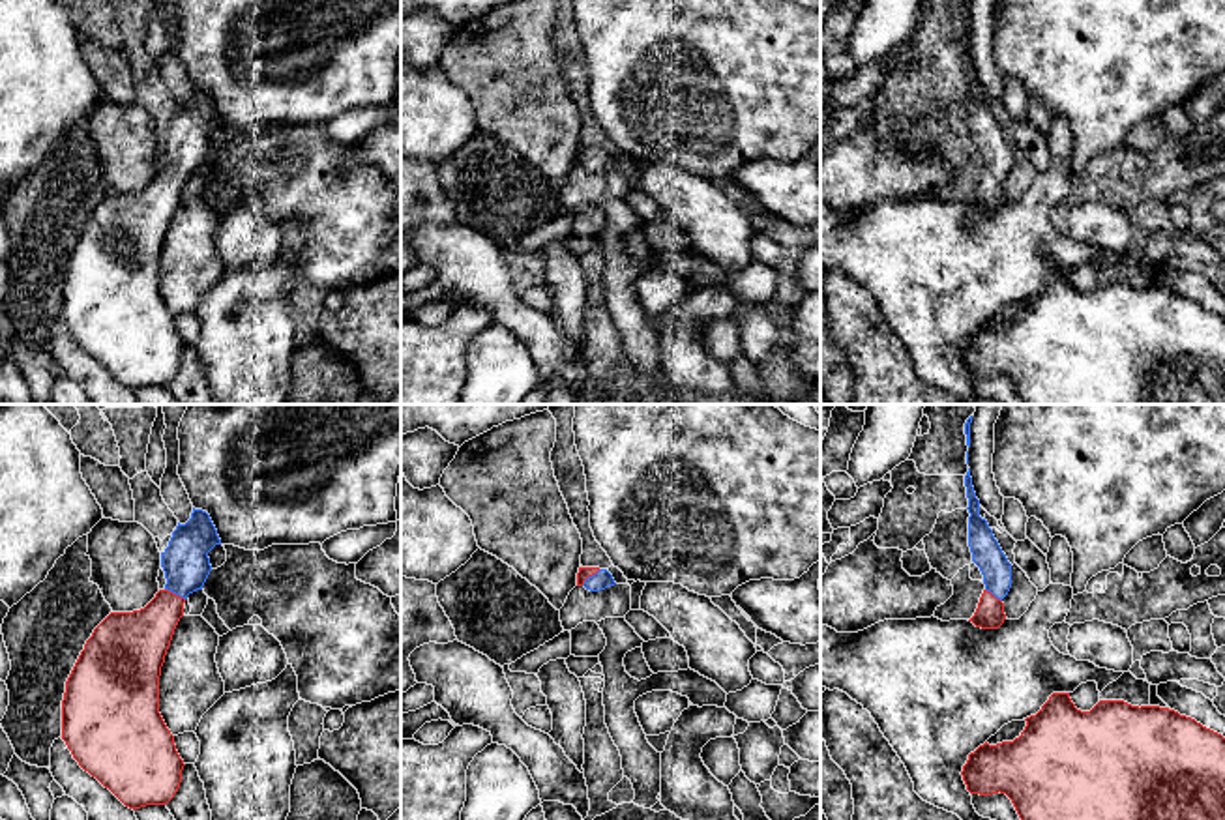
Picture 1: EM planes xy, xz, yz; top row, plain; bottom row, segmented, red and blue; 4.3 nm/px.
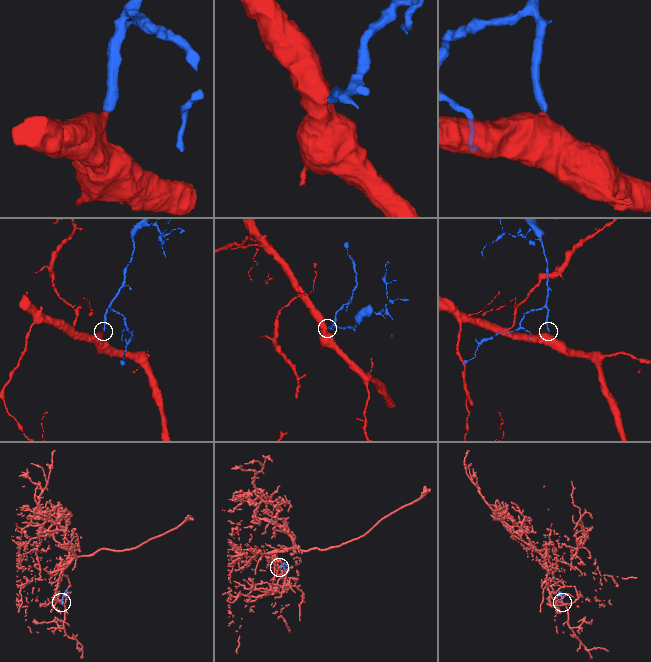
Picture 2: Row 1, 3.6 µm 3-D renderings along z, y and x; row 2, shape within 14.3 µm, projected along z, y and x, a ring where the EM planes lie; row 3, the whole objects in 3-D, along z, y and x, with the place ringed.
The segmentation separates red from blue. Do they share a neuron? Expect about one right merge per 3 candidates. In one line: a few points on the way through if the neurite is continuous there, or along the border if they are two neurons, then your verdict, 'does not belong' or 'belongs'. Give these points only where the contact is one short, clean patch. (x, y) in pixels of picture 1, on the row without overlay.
way xy (139, 219), (158, 201), (175, 175), (184, 158), (186, 145); belongs

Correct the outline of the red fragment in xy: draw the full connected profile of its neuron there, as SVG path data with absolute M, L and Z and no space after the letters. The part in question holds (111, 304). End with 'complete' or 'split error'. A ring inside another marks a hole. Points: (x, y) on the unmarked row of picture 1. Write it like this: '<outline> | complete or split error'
M195 90L185 105L176 107L169 127L161 133L161 148L167 165L140 191L111 193L86 221L67 262L62 281L62 320L79 346L109 369L125 388L167 386L180 369L184 341L180 339L174 316L159 294L159 256L170 227L174 210L184 197L184 183L189 174L202 170L212 146L208 133L221 125L210 95Z | split error

